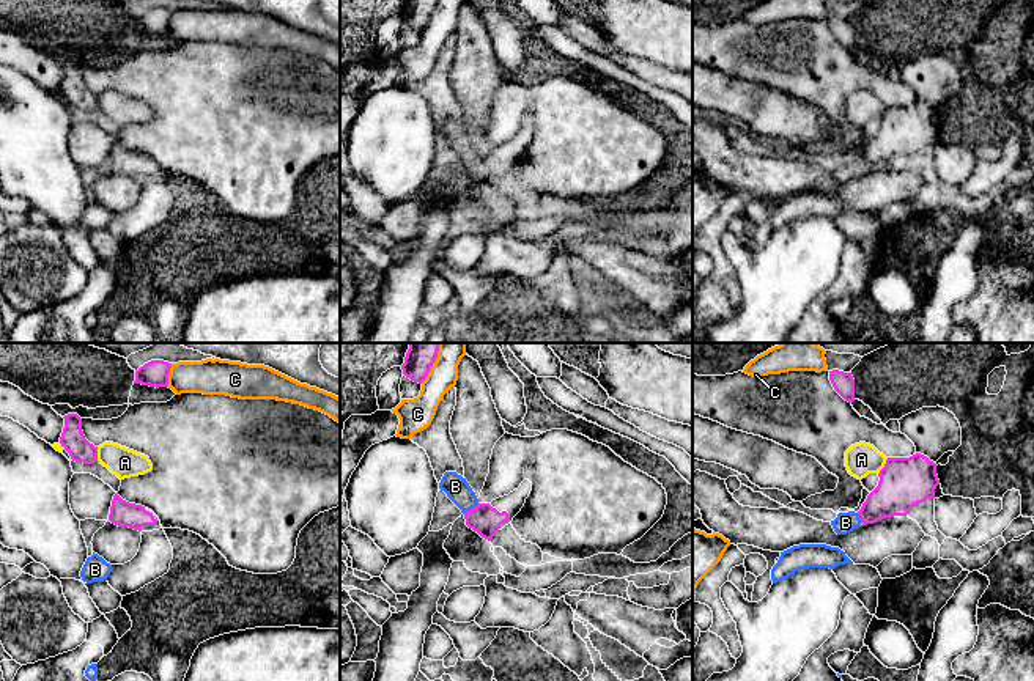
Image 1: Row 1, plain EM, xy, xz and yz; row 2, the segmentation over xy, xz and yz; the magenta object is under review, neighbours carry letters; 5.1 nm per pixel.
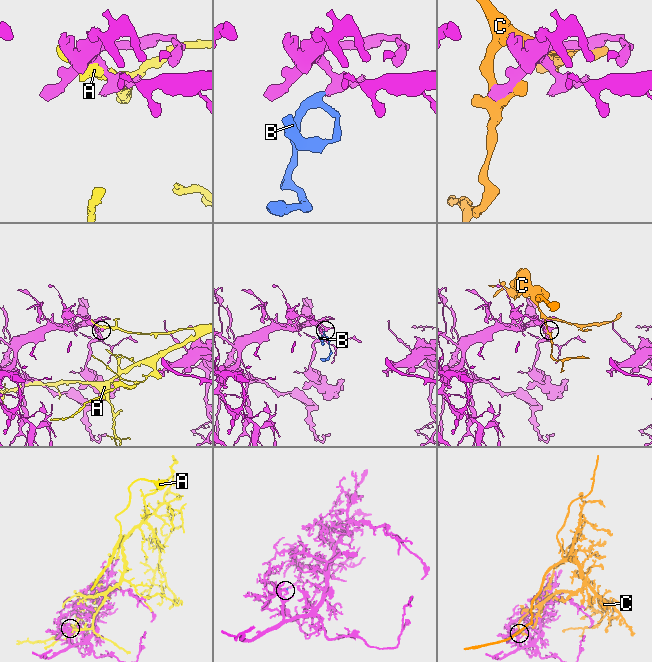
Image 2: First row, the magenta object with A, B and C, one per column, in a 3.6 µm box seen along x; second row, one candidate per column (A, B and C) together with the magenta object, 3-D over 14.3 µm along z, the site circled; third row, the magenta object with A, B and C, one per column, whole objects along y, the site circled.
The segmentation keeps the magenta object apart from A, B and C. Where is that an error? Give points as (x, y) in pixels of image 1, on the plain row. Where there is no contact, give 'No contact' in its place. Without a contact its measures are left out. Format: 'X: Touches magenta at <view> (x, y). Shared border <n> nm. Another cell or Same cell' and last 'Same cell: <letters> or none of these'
A: Touches magenta at yz (885, 114). Shared border 100 nm. Another cell
B: Touches magenta at xz (472, 156). Shared border 100 nm. Same cell
C: Touches magenta at xy (169, 21). Shared border 120 nm. Another cell
Same cell: B

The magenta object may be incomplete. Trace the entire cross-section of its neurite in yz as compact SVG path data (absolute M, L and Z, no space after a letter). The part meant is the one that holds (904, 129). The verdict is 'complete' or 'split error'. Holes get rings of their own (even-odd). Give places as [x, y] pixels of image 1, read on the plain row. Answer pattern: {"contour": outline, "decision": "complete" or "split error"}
{"contour": "M921 101L910 105L888 105L878 124L878 134L867 143L858 160L839 160L831 168L837 182L847 182L861 171L907 164L914 153L935 146L940 132L936 112Z", "decision": "split error"}

